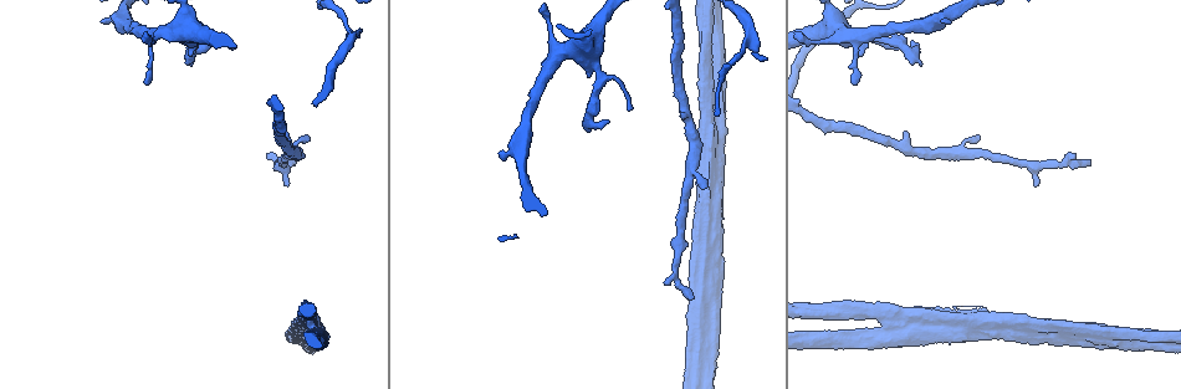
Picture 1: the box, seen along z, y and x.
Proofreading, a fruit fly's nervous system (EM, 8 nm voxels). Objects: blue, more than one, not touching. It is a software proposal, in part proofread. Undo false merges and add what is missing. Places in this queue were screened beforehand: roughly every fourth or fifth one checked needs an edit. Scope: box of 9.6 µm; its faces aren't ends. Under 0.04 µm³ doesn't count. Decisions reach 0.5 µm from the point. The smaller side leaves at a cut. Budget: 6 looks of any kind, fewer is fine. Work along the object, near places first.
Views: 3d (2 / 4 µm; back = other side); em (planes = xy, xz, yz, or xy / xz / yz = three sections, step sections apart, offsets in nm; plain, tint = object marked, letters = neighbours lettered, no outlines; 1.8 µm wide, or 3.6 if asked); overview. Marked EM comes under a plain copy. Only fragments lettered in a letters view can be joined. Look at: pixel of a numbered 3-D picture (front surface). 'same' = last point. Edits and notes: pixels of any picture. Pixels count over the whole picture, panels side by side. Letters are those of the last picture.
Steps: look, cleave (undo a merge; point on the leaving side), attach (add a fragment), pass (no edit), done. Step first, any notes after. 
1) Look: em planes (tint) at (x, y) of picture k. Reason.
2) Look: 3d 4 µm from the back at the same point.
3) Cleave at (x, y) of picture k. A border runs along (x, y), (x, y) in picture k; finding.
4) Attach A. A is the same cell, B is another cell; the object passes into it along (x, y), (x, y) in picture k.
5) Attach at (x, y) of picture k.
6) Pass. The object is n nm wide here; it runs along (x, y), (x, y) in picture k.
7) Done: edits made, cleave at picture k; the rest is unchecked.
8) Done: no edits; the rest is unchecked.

Look: 3d 2 µm at (310, 137) of picture 1.

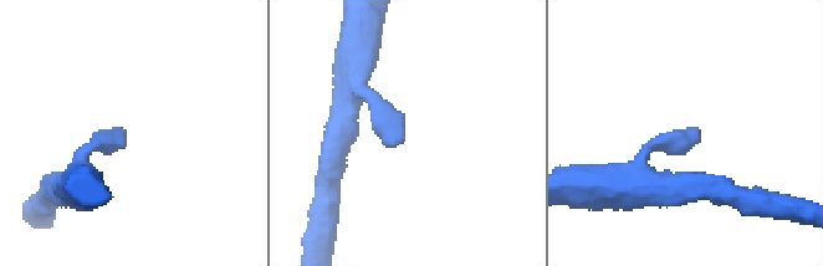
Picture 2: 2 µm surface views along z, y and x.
Look: em planes (letters) at (123, 132) of picture 2. Need the tissue.

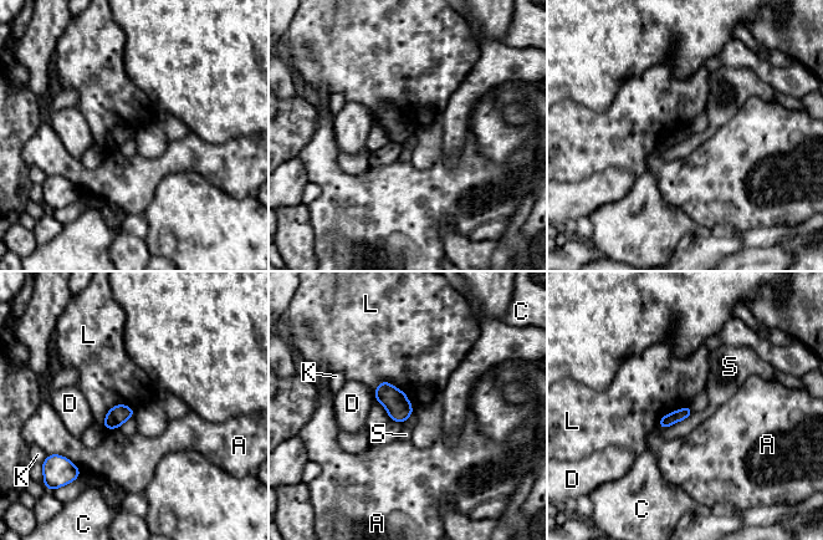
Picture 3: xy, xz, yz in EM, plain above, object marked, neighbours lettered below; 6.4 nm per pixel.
Pass. The longest contact is with L, 280 nm; A, C, D, K, L and S are other cells; none of them fits.

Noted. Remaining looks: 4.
Look: 3d 2 µm at (854, 84) of picture 1. Thin end.

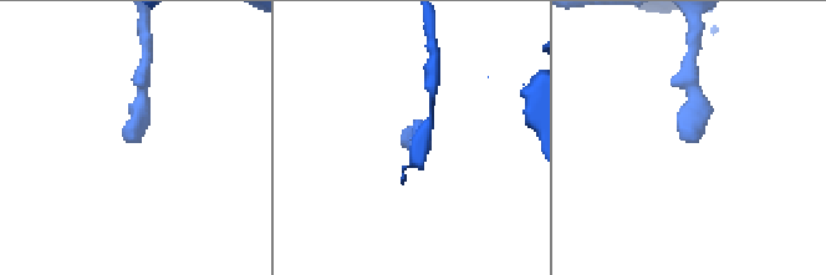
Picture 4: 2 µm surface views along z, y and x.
Look: em planes (letters) at (408, 133) of picture 4. Now the EM.

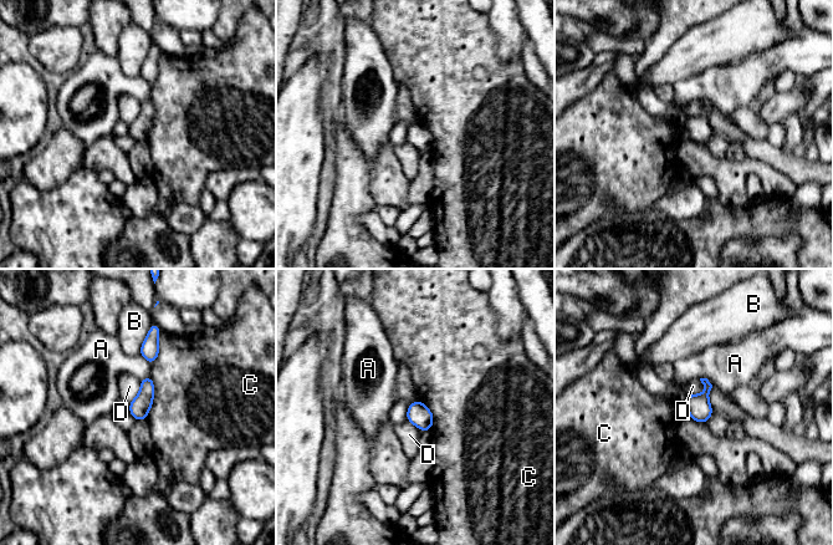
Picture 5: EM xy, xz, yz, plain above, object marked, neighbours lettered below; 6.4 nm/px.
Pass. The longest contact is with C, 300 nm; A, B, C and D are other cells; a border runs along (700, 378), (704, 391), (688, 395) in picture 5; none of them fits.

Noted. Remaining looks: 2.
Look: em planes (letters) at (290, 160) of picture 1. Free end.

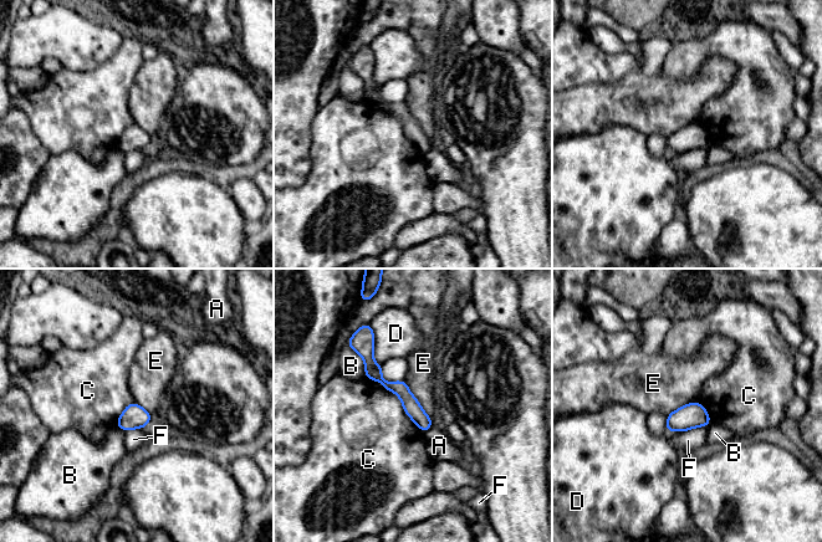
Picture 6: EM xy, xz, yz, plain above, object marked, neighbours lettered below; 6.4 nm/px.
Pass. A, B, C, D, E and F are other cells; no lettered fragment goes on from it.

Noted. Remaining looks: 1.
Done: no edits; the rest is unchecked.

